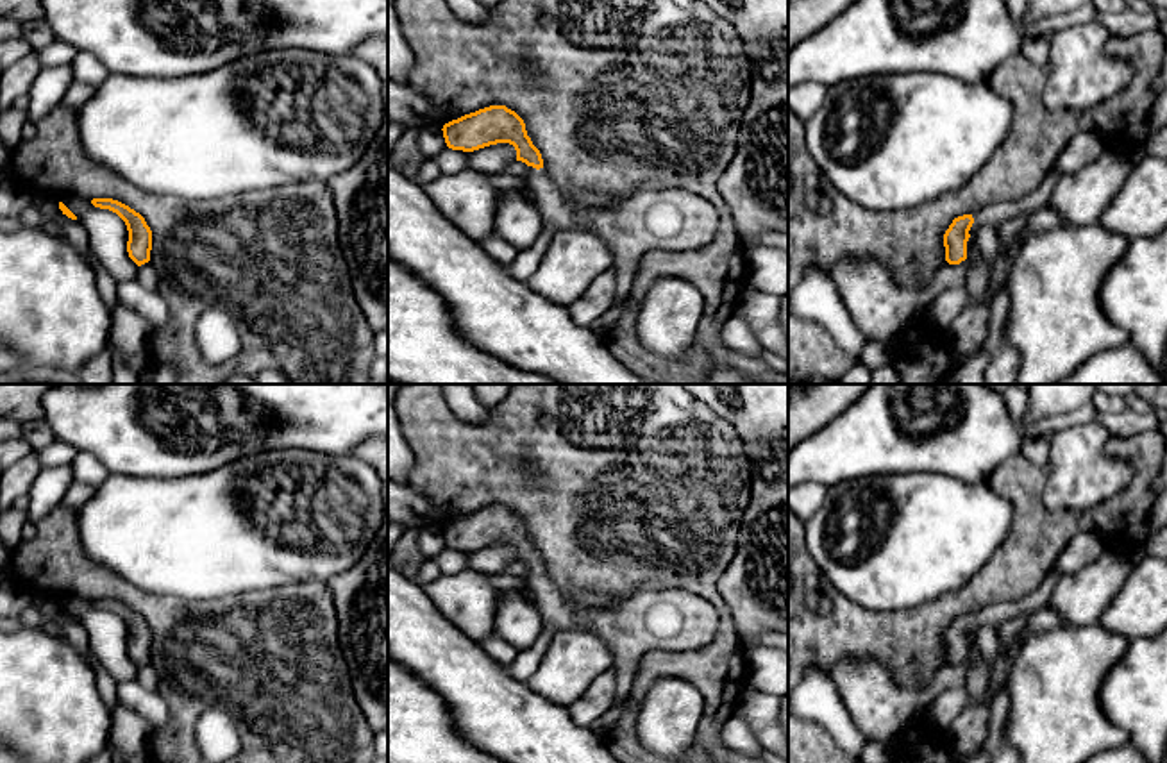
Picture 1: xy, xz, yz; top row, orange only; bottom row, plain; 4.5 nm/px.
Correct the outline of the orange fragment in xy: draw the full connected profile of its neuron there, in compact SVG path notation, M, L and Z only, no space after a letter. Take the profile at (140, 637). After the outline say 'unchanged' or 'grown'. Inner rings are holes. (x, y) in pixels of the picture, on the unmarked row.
M93 599L91 604L95 608L116 613L125 622L129 631L129 641L127 641L129 658L138 667L148 663L152 650L152 631L147 625L145 618L129 606L113 599Z; unchanged

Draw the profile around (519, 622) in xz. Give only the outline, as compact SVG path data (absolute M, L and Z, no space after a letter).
M527 591L500 593L493 629L508 643L527 650L543 631L534 599Z

